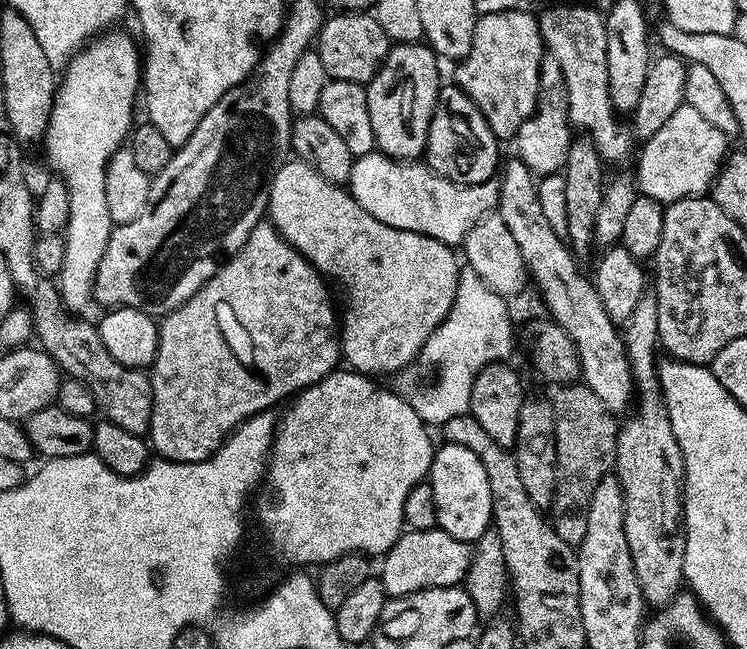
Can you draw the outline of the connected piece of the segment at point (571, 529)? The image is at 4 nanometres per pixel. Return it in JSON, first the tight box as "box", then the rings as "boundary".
{"box":[550,382,618,546],"boundary":[[[583,382],[565,384],[555,392],[551,401],[556,415],[557,484],[550,507],[550,516],[553,516],[550,523],[562,542],[579,546],[582,538],[586,538],[590,498],[594,498],[598,482],[613,471],[616,462],[618,420]]]}

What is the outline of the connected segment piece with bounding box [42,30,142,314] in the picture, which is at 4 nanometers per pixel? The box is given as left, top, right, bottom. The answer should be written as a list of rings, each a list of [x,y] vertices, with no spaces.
[[[105,30],[99,36],[88,41],[62,69],[56,89],[56,101],[52,104],[52,113],[48,128],[44,132],[42,147],[53,173],[63,180],[66,190],[72,199],[72,209],[68,219],[68,227],[64,236],[66,258],[64,268],[58,273],[60,297],[65,308],[73,314],[83,313],[83,308],[93,303],[92,287],[98,270],[98,262],[102,262],[102,254],[106,254],[106,242],[114,227],[110,218],[110,206],[106,206],[106,170],[110,158],[129,139],[134,127],[132,107],[137,107],[138,93],[142,88],[142,52],[124,32]]]

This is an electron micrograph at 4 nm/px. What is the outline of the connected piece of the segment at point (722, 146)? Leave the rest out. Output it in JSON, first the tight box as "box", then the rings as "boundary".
{"box":[634,103,729,206],"boundary":[[[684,103],[670,117],[670,122],[643,141],[640,161],[634,169],[635,182],[643,195],[659,200],[667,206],[685,196],[703,196],[711,189],[712,181],[720,173],[720,166],[729,155],[729,137],[718,126],[706,122],[694,106]]]}

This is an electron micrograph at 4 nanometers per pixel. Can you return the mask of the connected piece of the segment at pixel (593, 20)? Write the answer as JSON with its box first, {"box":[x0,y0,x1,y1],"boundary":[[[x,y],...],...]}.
{"box":[538,4,634,162],"boundary":[[[556,4],[539,13],[538,19],[547,51],[558,58],[562,66],[562,78],[566,82],[568,95],[568,123],[577,133],[586,134],[594,142],[605,162],[626,159],[634,140],[629,129],[620,125],[621,117],[614,111],[608,97],[604,16],[592,6]]]}

